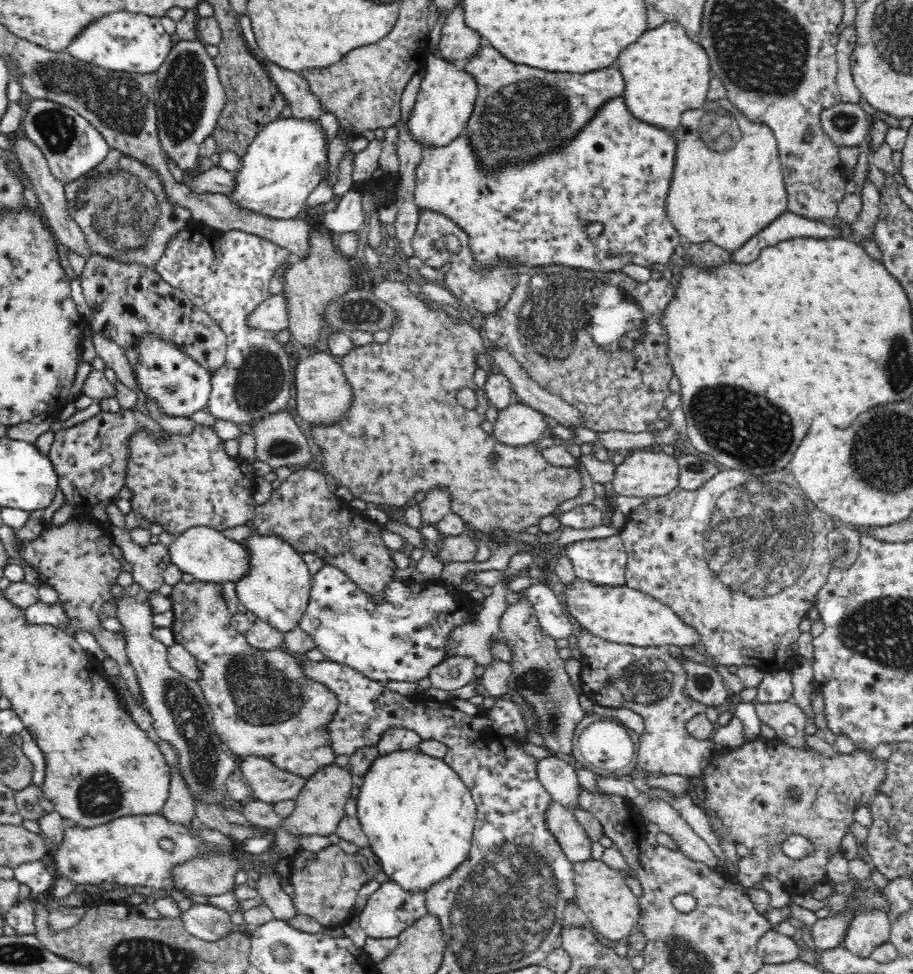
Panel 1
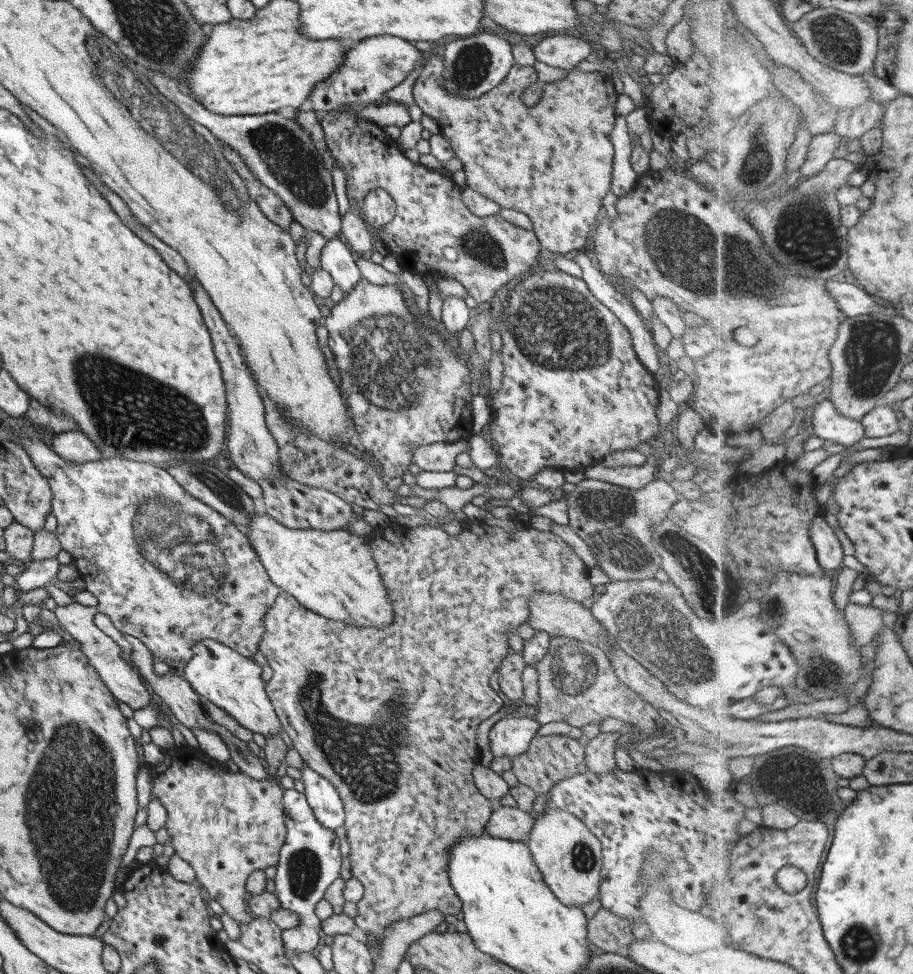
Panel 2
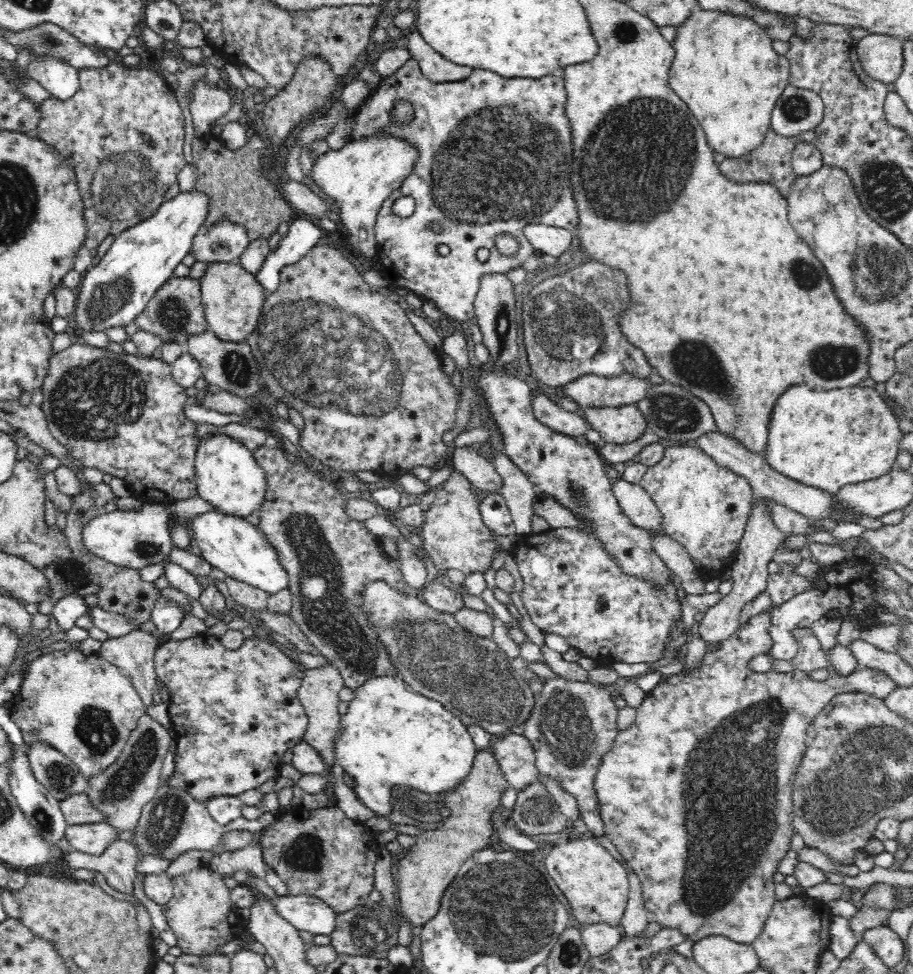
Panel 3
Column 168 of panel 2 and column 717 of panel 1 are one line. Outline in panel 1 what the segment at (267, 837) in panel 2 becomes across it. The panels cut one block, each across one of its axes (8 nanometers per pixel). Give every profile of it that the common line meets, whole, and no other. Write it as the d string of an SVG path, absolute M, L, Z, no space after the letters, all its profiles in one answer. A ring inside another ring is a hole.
M752 740L741 748L728 752L726 756L714 754L700 776L705 789L704 807L700 809L708 817L708 823L719 840L735 846L742 844L750 851L750 857L740 859L740 870L736 876L736 880L744 888L752 888L754 884L772 876L782 883L790 895L796 895L825 881L829 855L839 850L846 830L854 822L855 805L870 803L885 780L885 762L874 762L868 752L857 751L854 756L839 754L838 758L831 760L808 747L793 748L782 742L769 744ZM792 834L810 840L814 844L814 852L802 860L788 858L782 851L782 842Z

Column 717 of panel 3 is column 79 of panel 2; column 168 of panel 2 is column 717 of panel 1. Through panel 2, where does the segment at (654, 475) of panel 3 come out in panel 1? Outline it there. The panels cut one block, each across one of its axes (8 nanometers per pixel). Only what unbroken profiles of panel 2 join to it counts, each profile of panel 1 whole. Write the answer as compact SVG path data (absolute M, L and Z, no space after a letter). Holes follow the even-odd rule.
M788 468L780 469L776 472L769 472L763 477L752 474L751 472L746 472L745 470L728 469L716 473L710 480L707 480L700 488L697 488L696 490L684 490L678 487L668 495L644 501L642 504L642 510L637 512L634 517L630 517L627 519L625 527L618 535L622 539L624 548L628 553L628 564L626 567L625 575L627 585L630 588L633 588L637 591L642 591L647 595L653 596L656 600L670 605L670 608L672 608L674 612L678 613L678 616L681 616L682 620L686 621L686 624L689 624L696 629L696 632L698 632L698 634L700 635L701 643L706 646L706 652L708 652L708 654L710 654L710 656L712 656L712 658L716 660L718 665L723 665L725 667L754 666L754 668L757 668L758 670L761 670L764 674L766 674L780 669L792 670L797 663L796 658L798 658L799 655L796 653L796 650L793 650L791 648L791 646L793 644L796 644L798 637L801 634L800 629L798 629L798 626L800 626L800 622L802 622L804 618L807 618L808 612L810 612L810 610L815 607L815 600L817 599L818 591L827 583L827 578L831 571L831 560L829 559L829 552L827 550L829 538L828 533L832 529L834 529L832 518L828 514L822 513L821 510L816 508L815 504L807 498L802 490L802 487L799 486L798 480L794 478L794 475L788 470Z

